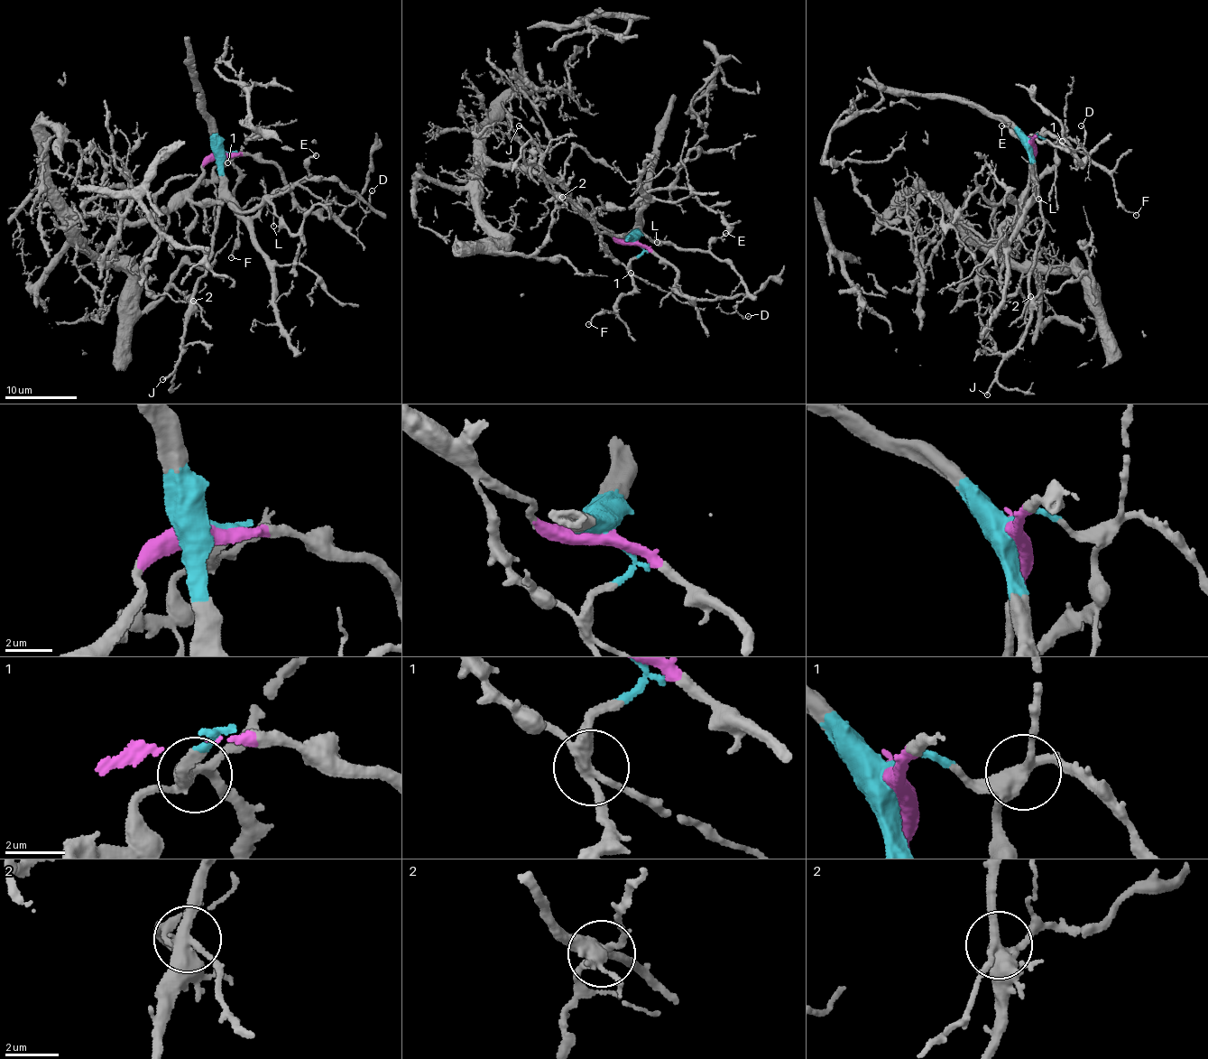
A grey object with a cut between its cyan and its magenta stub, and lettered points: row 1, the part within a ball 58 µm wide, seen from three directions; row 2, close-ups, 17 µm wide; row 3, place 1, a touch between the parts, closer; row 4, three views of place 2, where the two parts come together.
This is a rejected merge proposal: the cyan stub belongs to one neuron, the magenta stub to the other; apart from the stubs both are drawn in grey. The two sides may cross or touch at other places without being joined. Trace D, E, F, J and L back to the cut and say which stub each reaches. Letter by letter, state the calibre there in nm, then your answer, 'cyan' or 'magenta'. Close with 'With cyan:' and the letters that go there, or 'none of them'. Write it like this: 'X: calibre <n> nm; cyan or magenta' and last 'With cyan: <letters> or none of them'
D: calibre 100 nm; cyan
E: calibre 110 nm; cyan
F: calibre 110 nm; cyan
J: calibre 200 nm; cyan
L: calibre 120 nm; cyan
With cyan: D, E, F, J, L

